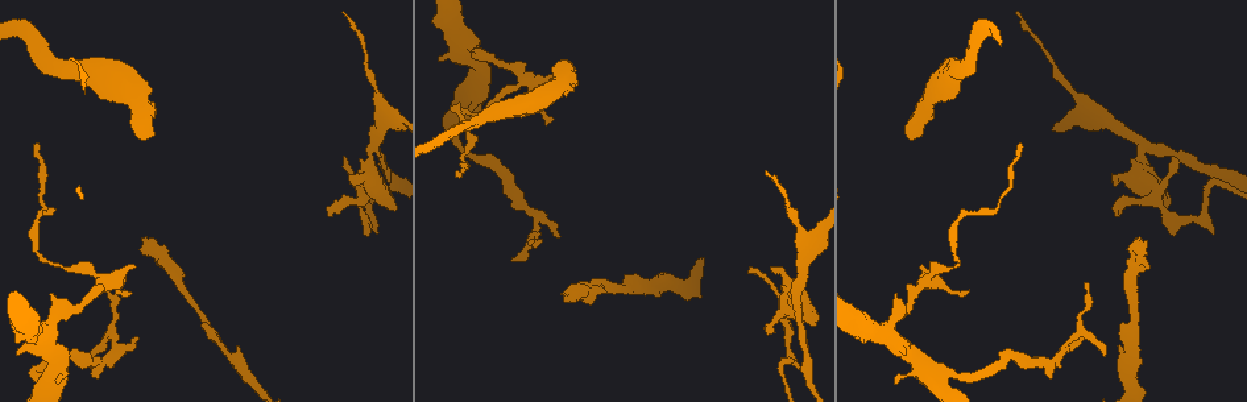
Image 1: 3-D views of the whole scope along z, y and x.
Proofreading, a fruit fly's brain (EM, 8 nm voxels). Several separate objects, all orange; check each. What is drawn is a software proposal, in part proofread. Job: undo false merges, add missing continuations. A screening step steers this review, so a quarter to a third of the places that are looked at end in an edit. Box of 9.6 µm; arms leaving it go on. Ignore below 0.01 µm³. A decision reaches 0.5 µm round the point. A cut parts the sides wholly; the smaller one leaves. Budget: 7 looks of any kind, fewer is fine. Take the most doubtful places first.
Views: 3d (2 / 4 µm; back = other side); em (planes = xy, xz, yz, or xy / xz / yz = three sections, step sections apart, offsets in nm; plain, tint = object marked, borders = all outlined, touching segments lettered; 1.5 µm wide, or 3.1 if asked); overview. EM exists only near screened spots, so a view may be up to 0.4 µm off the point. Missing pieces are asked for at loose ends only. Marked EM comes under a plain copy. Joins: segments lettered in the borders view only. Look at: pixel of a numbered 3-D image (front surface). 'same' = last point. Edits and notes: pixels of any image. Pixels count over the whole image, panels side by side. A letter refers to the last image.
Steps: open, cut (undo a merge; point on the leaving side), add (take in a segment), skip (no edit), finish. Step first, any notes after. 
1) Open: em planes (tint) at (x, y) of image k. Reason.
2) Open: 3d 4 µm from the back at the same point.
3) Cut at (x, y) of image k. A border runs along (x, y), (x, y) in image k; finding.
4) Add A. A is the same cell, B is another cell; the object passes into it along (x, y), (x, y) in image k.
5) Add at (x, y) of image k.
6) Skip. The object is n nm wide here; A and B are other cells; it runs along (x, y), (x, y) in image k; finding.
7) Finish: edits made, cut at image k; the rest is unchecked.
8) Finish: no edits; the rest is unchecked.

Open: em xz step 4 (borders) at (155, 135) of image 1. An open end.

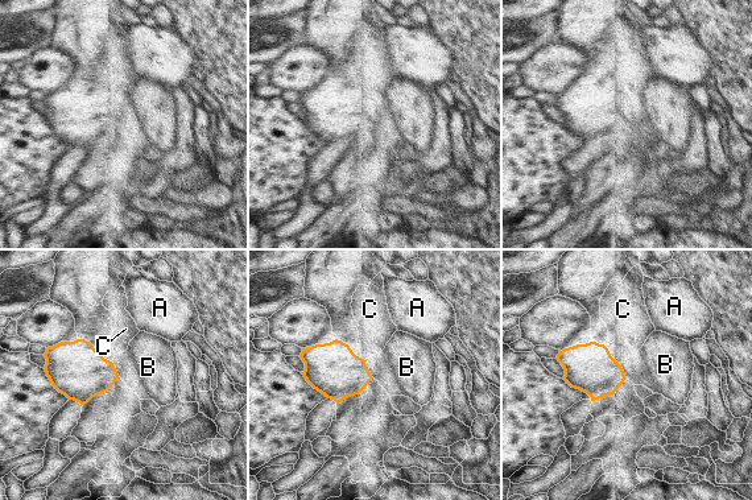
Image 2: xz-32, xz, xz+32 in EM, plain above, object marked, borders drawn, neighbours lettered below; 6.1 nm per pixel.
Open: em planes (borders) at the same point.

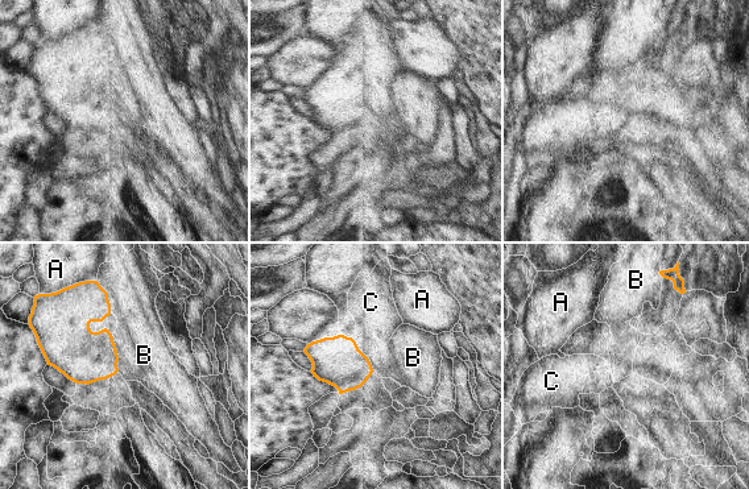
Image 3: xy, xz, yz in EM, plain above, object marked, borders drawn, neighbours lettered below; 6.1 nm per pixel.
Add C. The object is 220 nm wide here; the longest contact is with B, 240 nm; C is the same cell, A and B are other cells; it goes on there.

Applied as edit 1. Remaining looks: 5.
Open: em planes (borders) at (59, 381) of image 1. An open end.

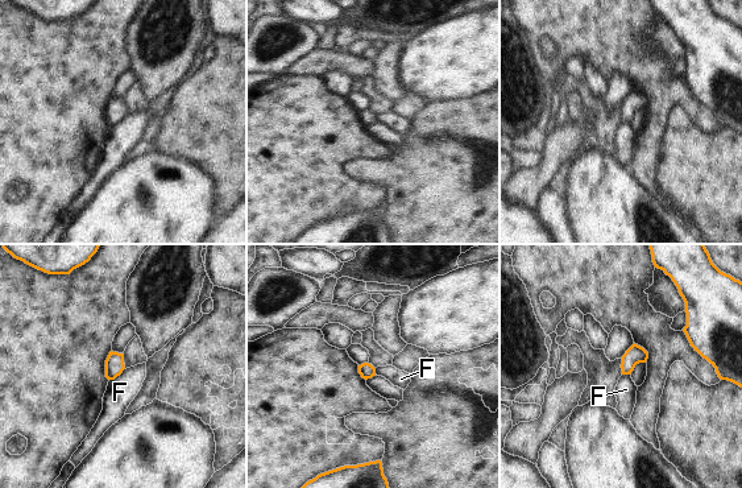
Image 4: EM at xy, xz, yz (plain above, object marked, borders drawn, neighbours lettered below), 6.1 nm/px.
Skip. F is another cell; a border runs along (124, 368), (110, 380) in image 4; no lettered segment goes on from it.

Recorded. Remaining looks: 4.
Finish: edits made, add at image 3; the rest is unchecked.

